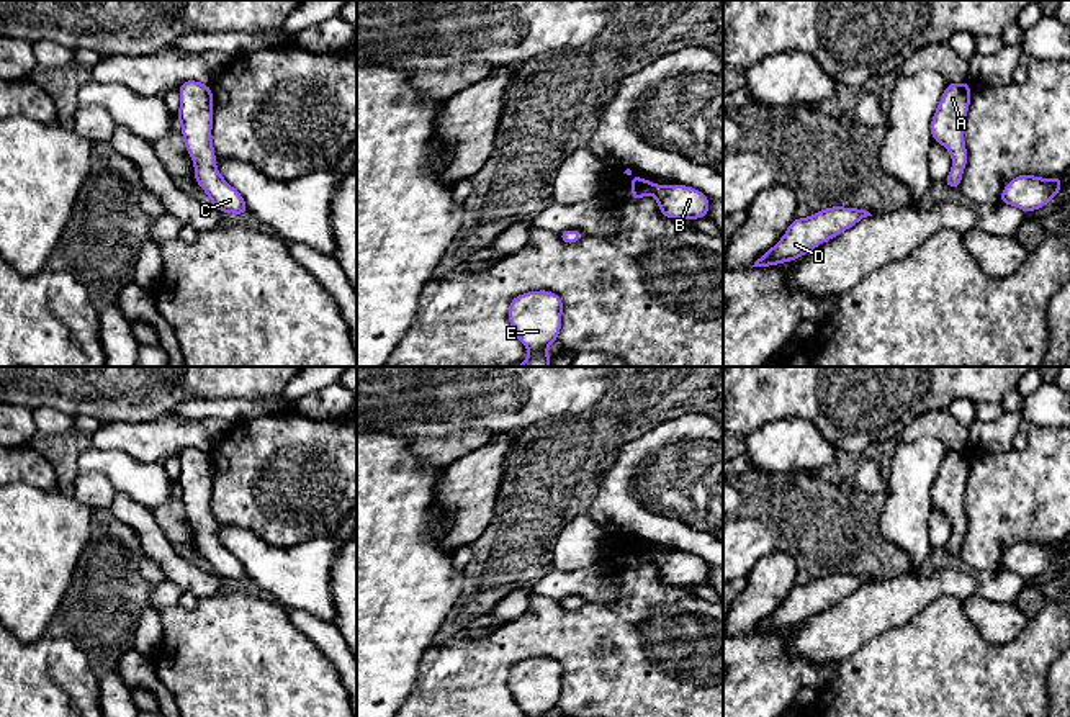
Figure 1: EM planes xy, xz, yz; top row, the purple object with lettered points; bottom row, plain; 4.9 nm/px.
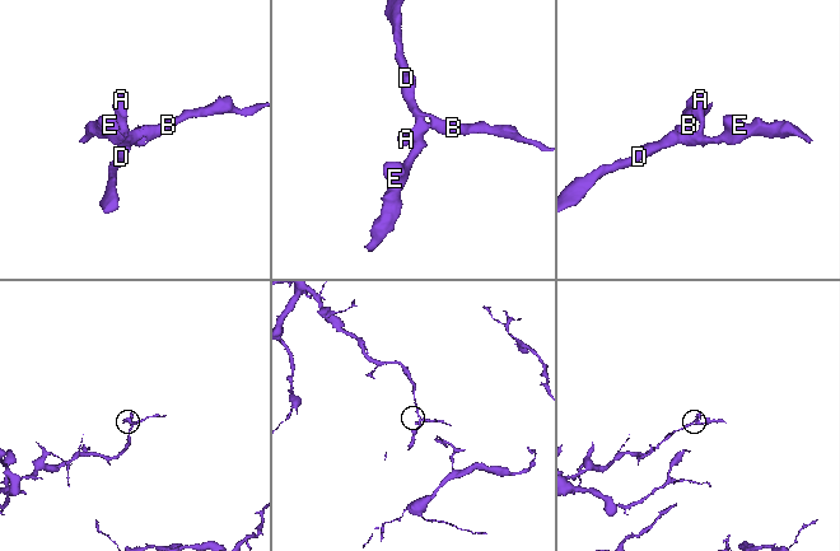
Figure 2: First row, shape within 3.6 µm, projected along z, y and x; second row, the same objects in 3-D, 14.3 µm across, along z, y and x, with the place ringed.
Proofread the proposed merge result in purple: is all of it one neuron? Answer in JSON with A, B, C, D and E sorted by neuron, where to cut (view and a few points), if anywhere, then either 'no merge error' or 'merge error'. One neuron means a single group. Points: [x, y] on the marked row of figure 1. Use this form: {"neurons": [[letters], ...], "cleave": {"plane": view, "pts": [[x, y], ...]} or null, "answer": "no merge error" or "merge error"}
{"neurons": [["A", "B", "C", "D", "E"]], "cleave": null, "answer": "no merge error"}

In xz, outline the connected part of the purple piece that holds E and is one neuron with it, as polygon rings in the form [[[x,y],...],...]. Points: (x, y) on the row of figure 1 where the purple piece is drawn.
[[[546,290],[528,291],[510,301],[509,322],[515,337],[530,350],[519,367],[550,367],[546,349],[560,334],[561,313],[561,298]]]

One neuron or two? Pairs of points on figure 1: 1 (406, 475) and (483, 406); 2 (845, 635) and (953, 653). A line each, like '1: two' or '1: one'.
1: two
2: two

